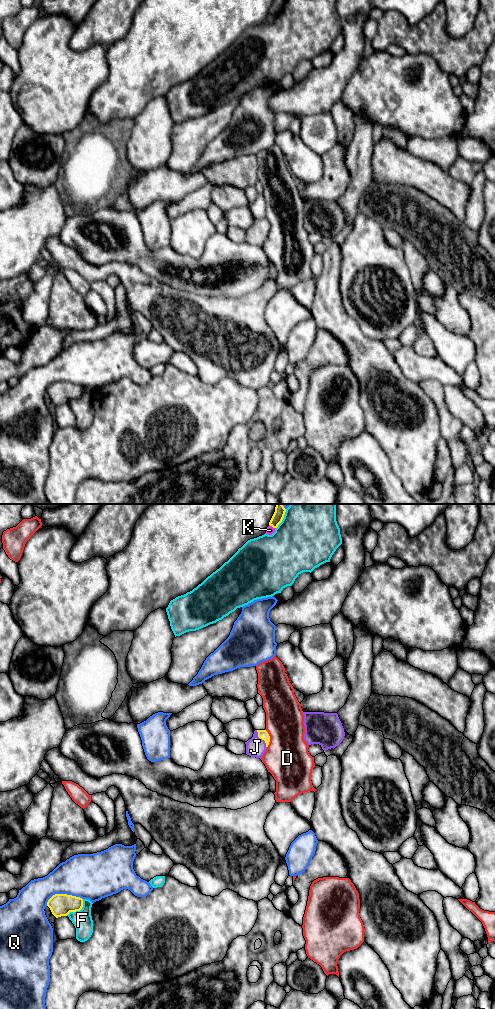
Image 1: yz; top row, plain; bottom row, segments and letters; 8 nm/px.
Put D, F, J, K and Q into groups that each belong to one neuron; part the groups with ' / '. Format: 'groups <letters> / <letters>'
groups D / F / J / K / Q

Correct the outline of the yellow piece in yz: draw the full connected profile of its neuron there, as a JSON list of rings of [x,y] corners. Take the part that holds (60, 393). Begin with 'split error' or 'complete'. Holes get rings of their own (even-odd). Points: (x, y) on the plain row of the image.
complete; [[[55,382],[48,388],[47,394],[58,406],[67,404],[70,400],[80,399],[83,395],[83,387],[67,382]]]

